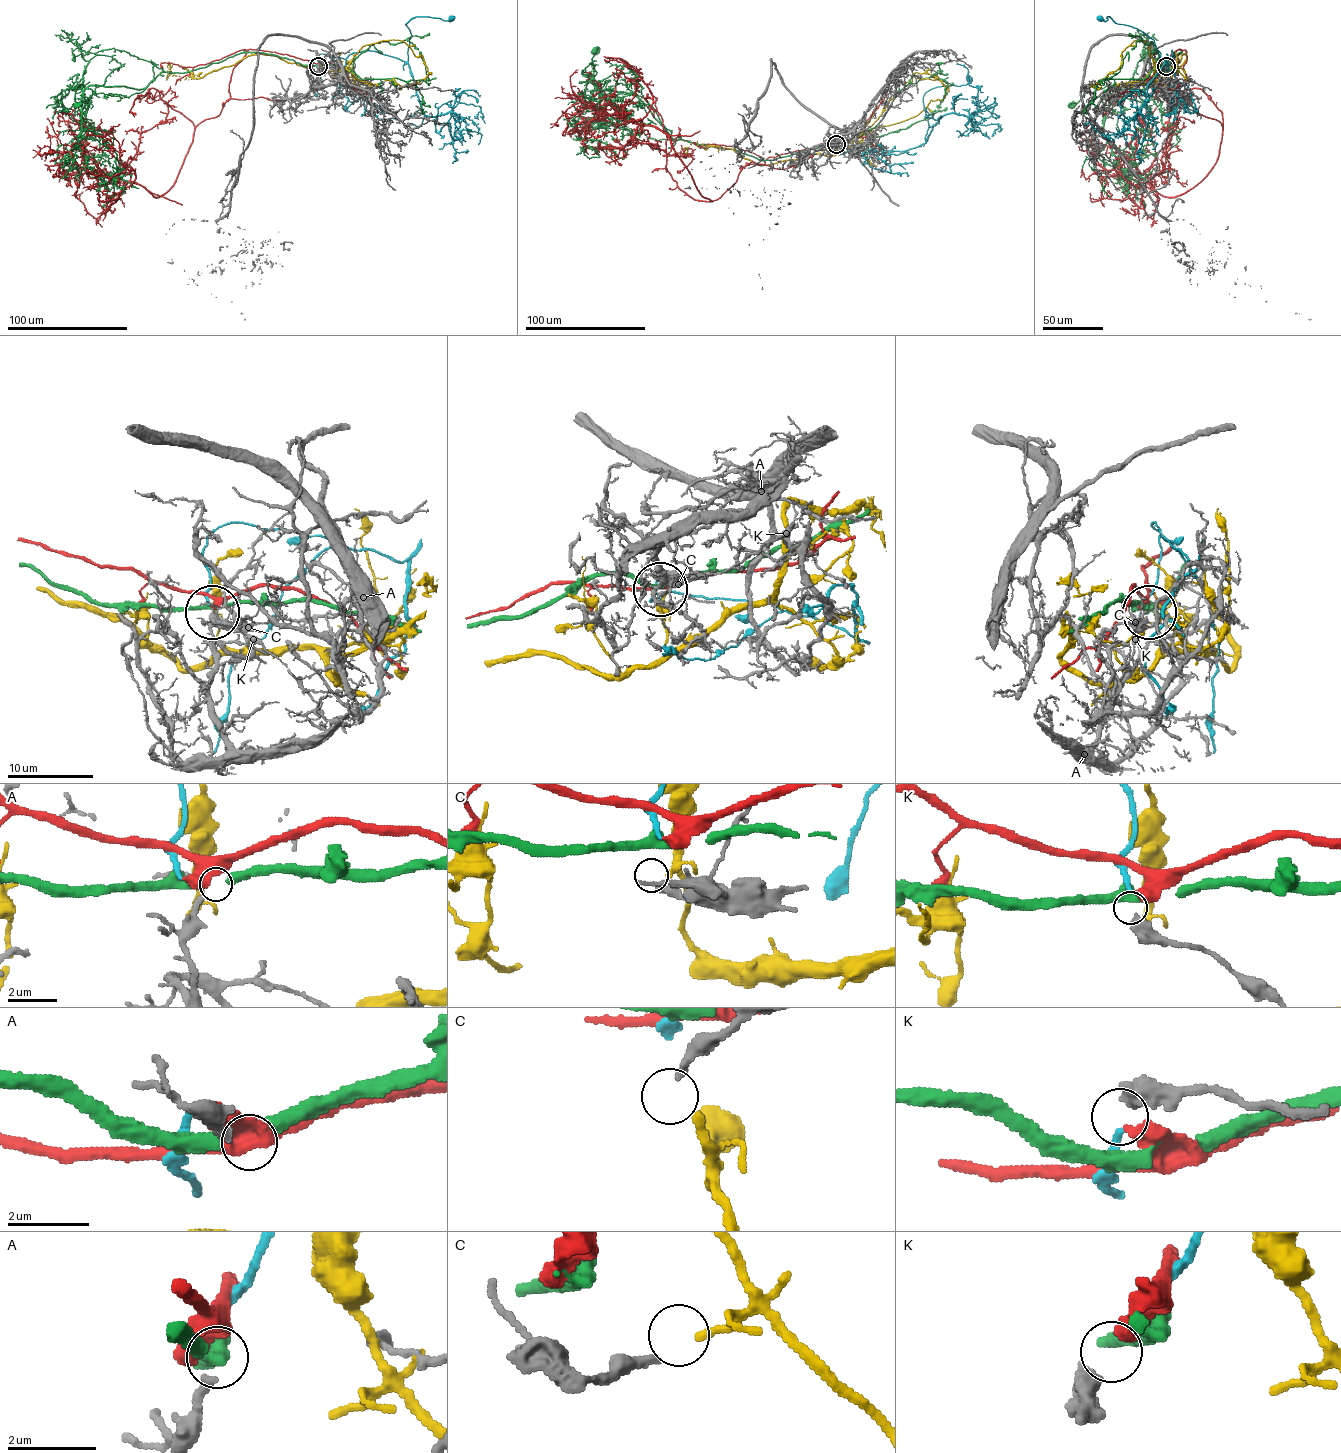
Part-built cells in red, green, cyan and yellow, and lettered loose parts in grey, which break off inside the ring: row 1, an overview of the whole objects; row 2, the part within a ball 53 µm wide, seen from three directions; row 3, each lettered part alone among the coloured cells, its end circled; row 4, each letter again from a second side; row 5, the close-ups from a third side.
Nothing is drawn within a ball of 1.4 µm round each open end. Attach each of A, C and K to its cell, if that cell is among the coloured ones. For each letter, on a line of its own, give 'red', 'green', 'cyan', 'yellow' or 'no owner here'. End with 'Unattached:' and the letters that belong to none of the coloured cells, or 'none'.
A: no owner here
C: yellow
K: cyan
Unattached: A

